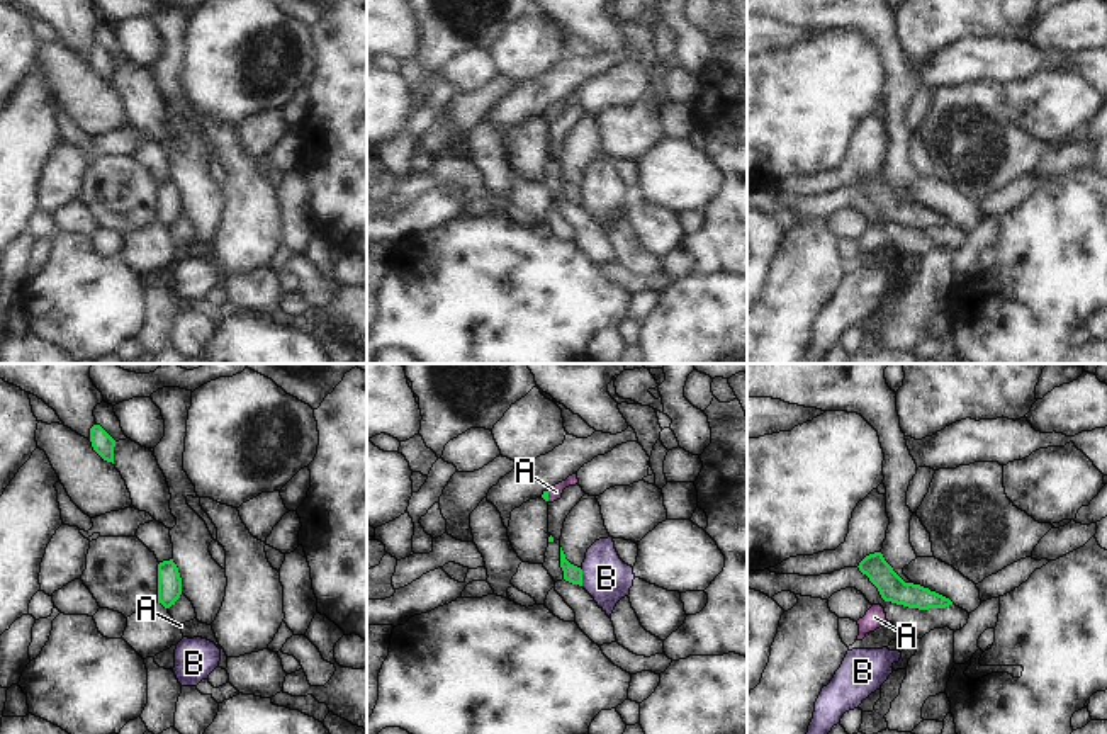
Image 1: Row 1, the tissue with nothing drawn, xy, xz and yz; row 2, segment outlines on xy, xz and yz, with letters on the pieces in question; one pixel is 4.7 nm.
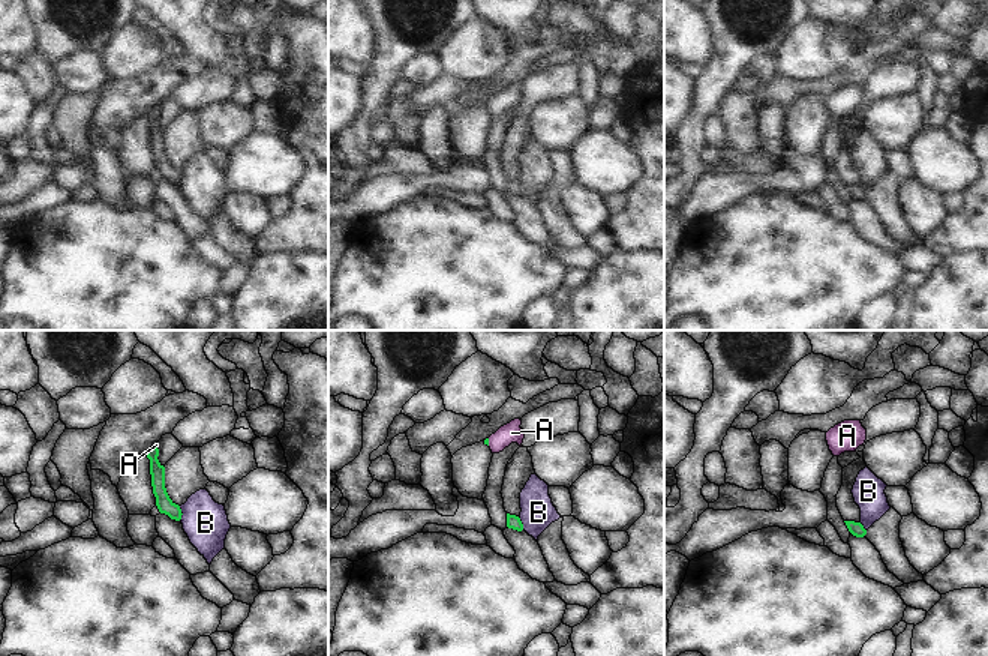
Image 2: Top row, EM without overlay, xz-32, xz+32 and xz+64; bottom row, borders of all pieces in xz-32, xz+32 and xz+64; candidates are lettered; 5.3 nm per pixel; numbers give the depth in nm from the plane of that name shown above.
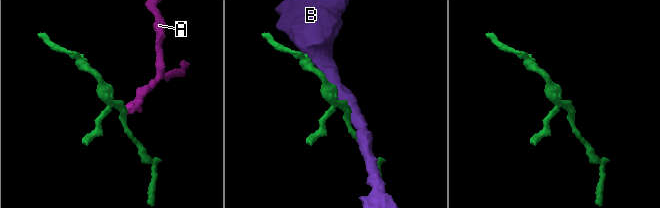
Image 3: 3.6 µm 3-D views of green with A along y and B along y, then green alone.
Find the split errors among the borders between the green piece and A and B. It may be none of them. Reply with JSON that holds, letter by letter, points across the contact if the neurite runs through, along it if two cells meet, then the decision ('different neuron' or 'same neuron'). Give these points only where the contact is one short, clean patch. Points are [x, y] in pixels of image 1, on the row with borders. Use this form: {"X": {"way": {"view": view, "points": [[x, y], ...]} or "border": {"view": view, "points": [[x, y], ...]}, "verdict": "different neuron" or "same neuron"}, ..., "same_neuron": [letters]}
{"A": {"way": {"view": "xz", "points": [[545, 493], [547, 496], [556, 491]]}, "verdict": "same neuron"}, "B": {"border": {"view": "xz", "points": [[579, 568], [583, 585]]}, "verdict": "different neuron"}, "same_neuron": ["A"]}

